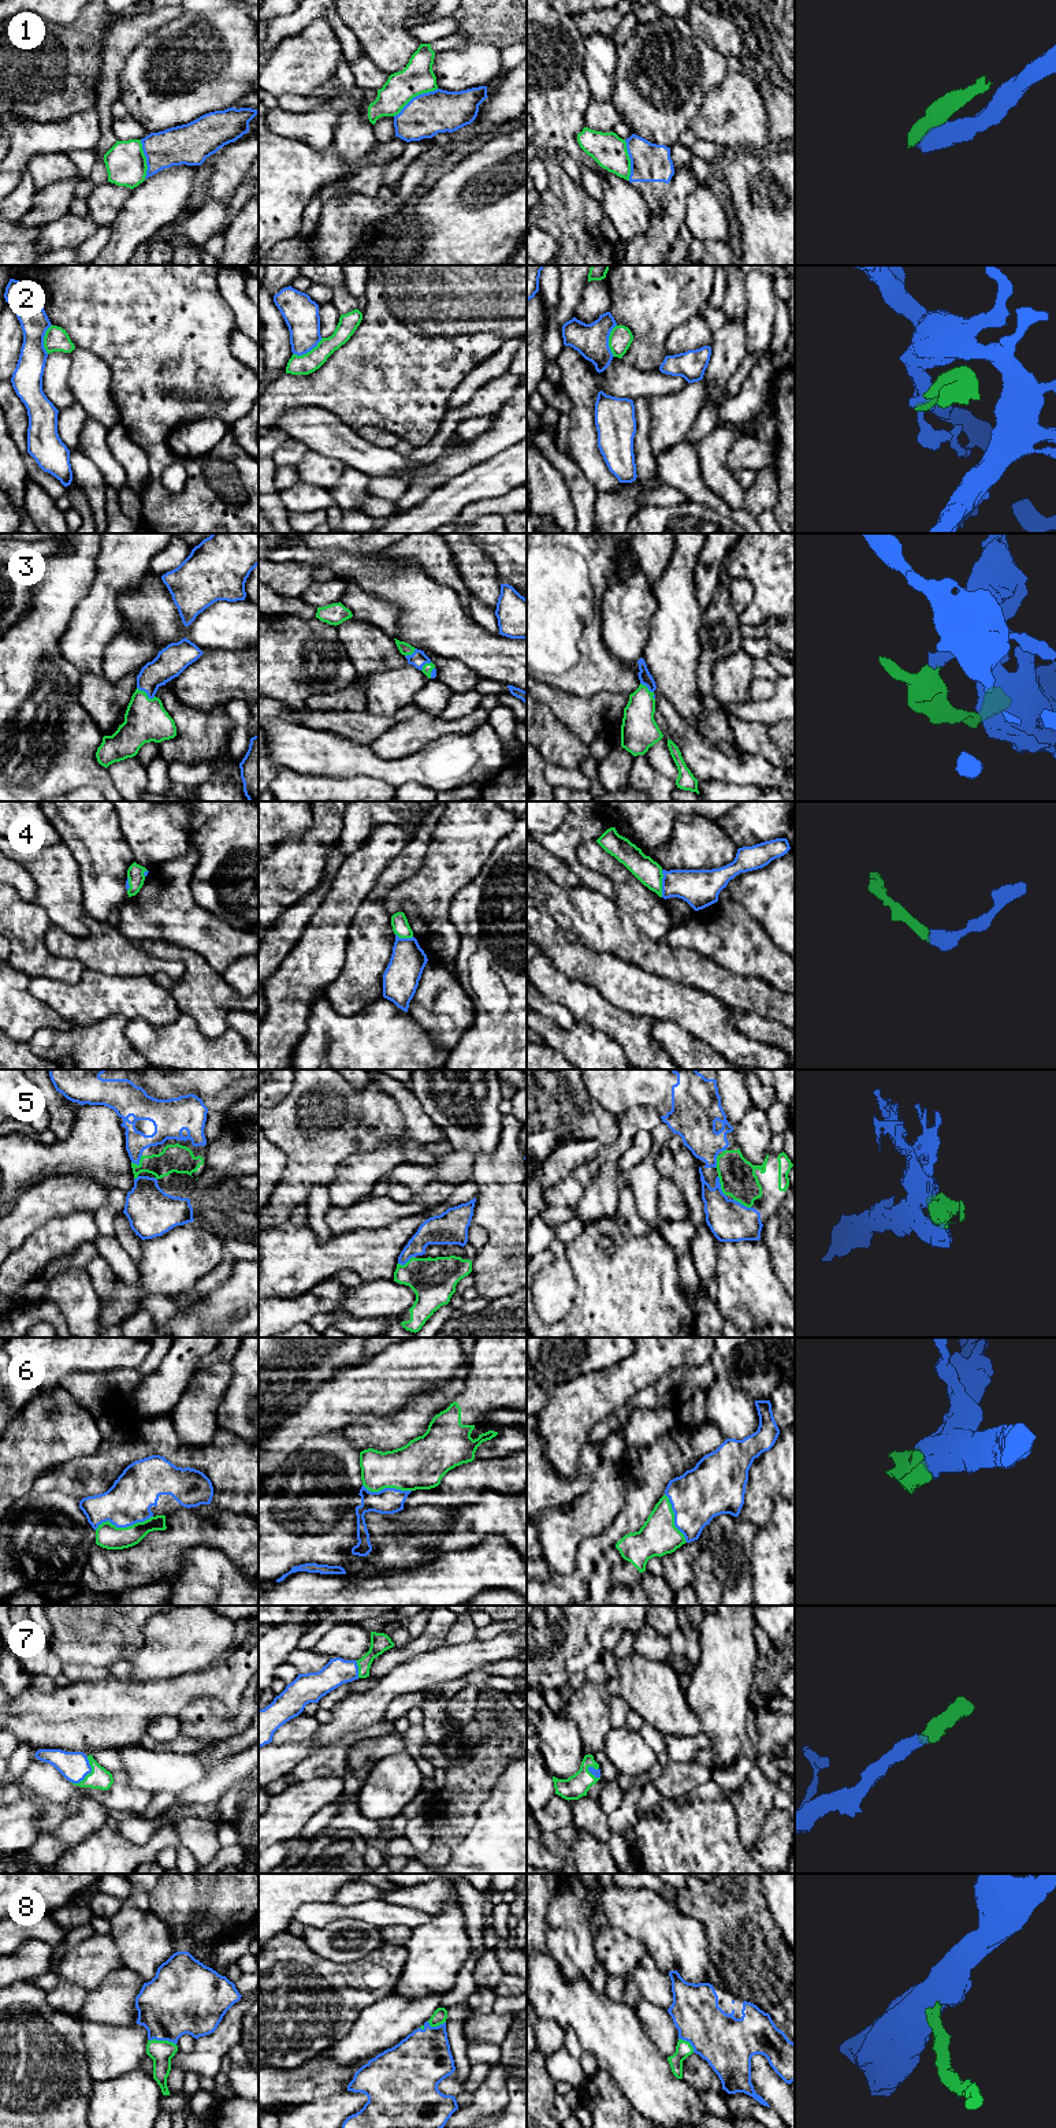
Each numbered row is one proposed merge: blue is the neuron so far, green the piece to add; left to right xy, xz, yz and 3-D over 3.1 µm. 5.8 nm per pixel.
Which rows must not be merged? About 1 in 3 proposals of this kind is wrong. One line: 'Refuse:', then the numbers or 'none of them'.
Refuse: 1, 2

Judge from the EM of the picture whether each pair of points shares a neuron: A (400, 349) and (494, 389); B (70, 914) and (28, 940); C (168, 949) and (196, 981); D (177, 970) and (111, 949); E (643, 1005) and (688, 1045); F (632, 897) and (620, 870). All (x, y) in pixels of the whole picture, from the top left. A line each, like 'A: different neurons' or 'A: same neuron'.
A: different neurons
B: different neurons
C: same neuron
D: same neuron
E: different neurons
F: same neuron

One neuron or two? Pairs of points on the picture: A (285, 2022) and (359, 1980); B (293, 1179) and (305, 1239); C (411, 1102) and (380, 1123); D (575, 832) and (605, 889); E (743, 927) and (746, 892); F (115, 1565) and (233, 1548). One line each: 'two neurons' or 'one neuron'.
A: one neuron
B: two neurons
C: two neurons
D: one neuron
E: two neurons
F: one neuron

